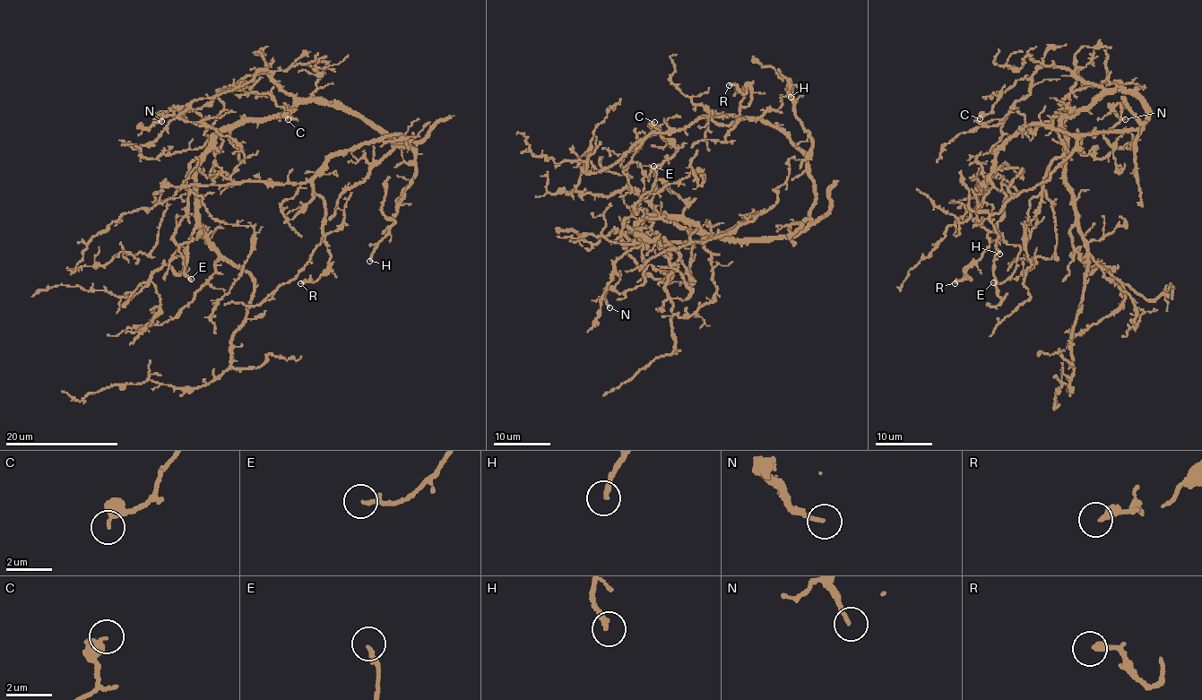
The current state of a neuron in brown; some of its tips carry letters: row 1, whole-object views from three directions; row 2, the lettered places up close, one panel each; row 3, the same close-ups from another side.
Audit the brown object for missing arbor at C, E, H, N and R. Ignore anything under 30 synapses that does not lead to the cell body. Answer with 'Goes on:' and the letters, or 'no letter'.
Goes on: no letter

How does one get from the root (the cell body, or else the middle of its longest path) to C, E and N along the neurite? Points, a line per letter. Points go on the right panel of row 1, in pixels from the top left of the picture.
C: (1136, 97), (1089, 84), (1059, 66), (1042, 67), (999, 90), (993, 109), (980, 118)
E: (1136, 97), (1107, 93), (1059, 121), (1063, 152), (1043, 180), (1038, 222), (1015, 272), (993, 282)
N: (1136, 97), (1107, 93), (1060, 122), (1068, 133), (1106, 133), (1119, 121), (1120, 104), (1111, 106), (1125, 119)

